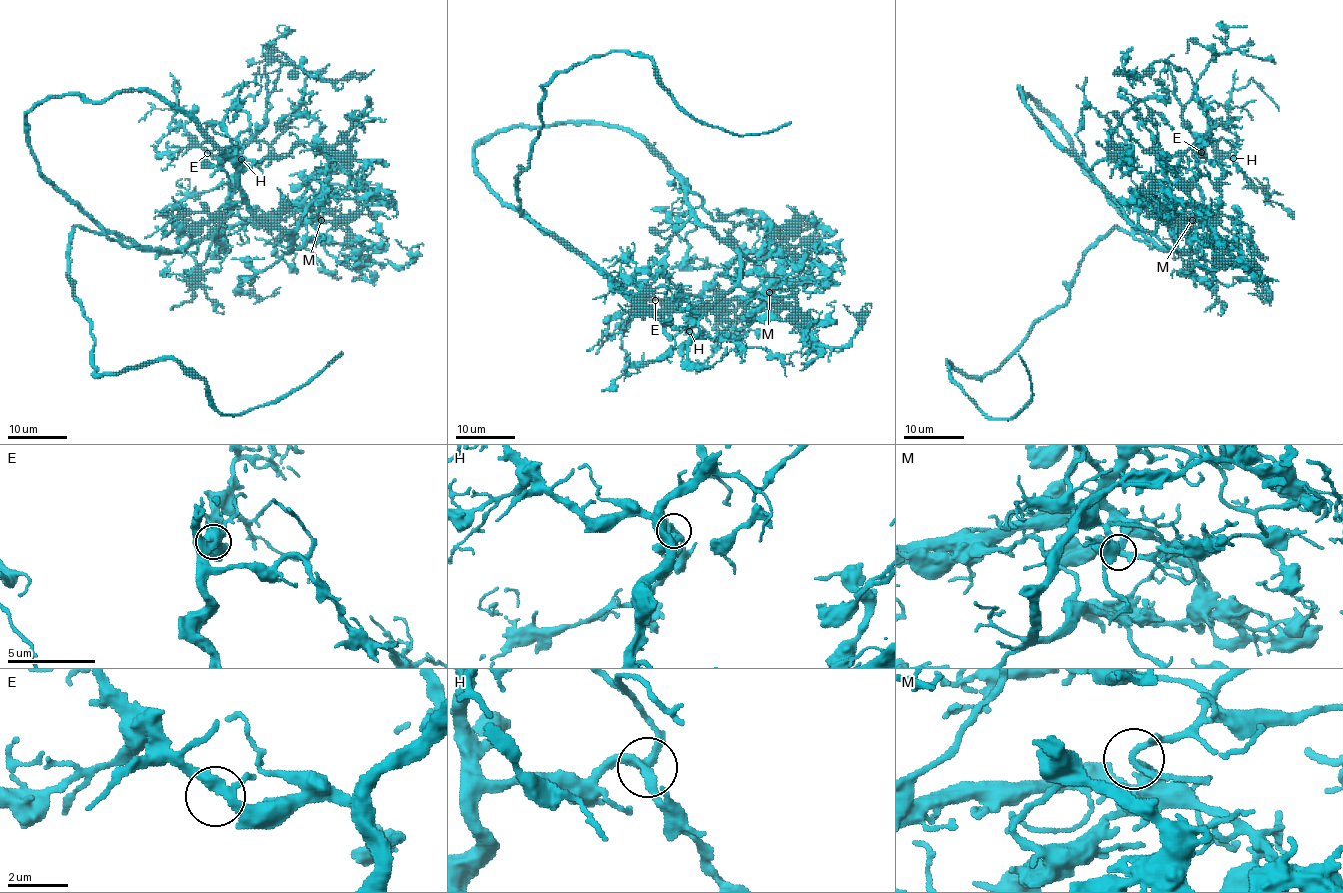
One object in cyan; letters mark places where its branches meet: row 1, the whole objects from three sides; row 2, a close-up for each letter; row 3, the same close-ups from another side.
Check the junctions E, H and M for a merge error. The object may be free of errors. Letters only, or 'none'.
none

